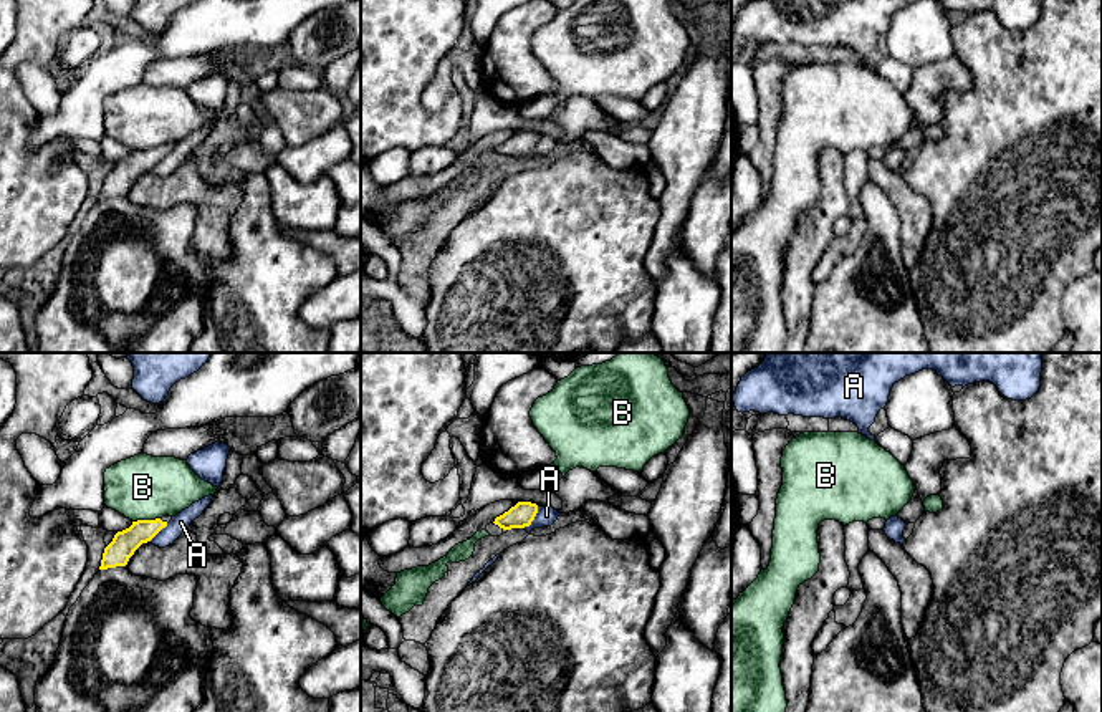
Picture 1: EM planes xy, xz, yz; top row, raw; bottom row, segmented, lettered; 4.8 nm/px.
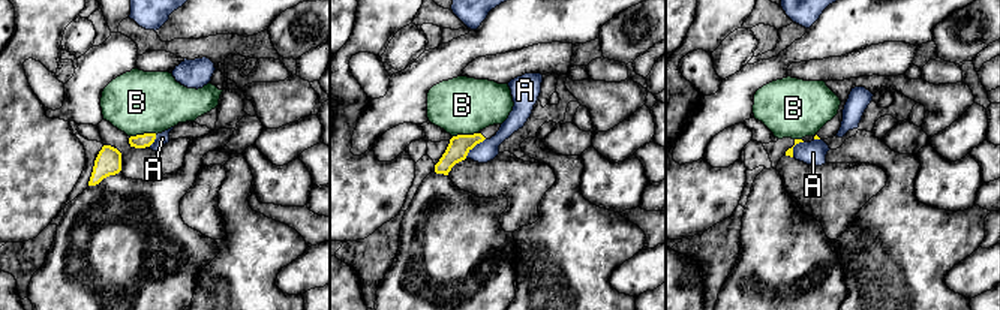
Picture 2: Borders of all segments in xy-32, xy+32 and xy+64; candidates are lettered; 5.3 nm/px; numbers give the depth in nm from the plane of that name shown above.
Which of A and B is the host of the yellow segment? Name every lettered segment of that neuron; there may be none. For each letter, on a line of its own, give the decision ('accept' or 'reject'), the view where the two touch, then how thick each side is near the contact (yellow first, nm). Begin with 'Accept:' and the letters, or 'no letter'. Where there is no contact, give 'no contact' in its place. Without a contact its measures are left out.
Accept: no letter
A: reject; meets yellow in xz; 120 nm thick on the yellow side, 100 nm on the other
B: reject; meets yellow in xy; 120 nm thick on the yellow side, 320 nm on the other

